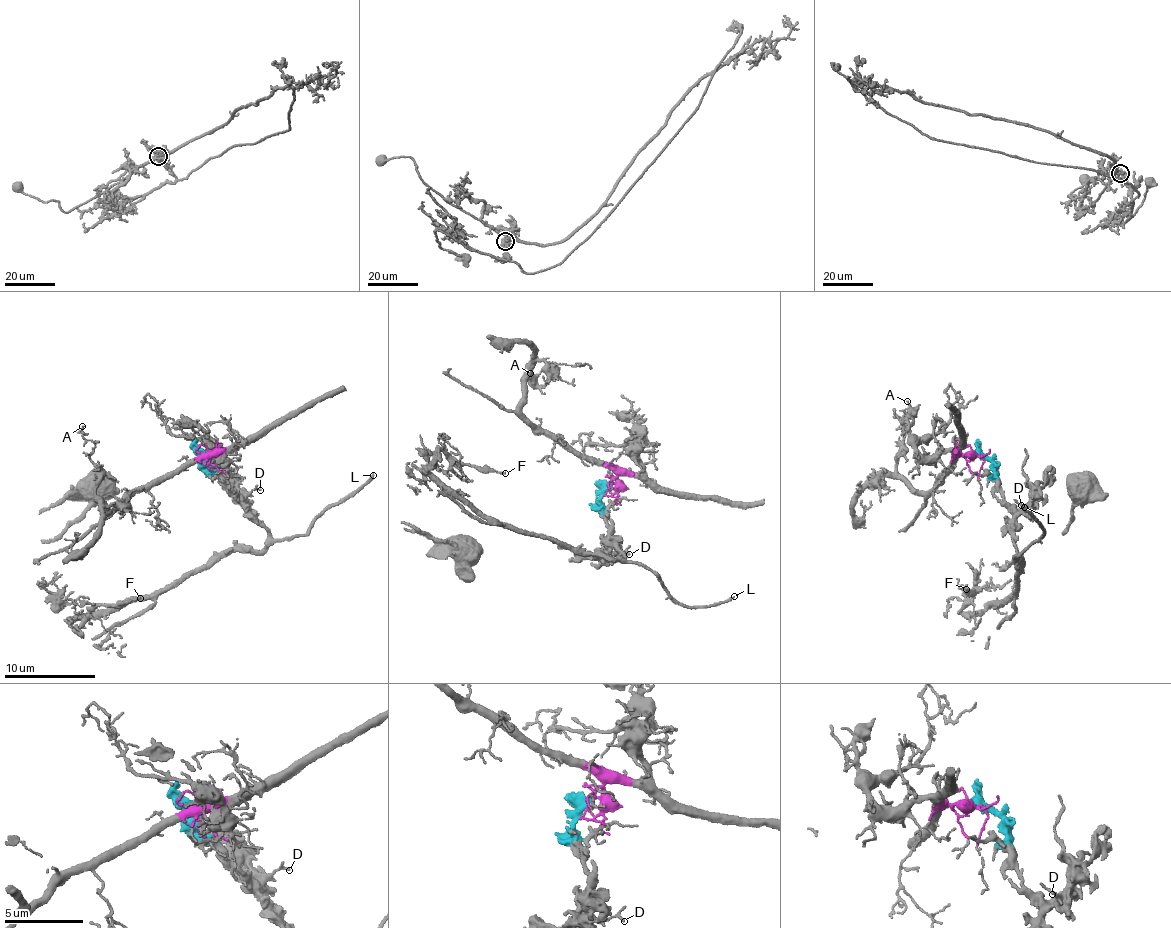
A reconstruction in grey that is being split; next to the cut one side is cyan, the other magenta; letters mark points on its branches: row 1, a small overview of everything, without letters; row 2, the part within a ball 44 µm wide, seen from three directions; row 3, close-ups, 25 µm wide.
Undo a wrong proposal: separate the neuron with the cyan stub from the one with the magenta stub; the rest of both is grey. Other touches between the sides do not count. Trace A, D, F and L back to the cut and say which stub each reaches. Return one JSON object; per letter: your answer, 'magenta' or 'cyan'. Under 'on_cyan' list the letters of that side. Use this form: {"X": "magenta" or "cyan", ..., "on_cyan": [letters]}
{"A": "magenta", "D": "cyan", "F": "cyan", "L": "cyan", "on_cyan": ["D", "F", "L"]}

